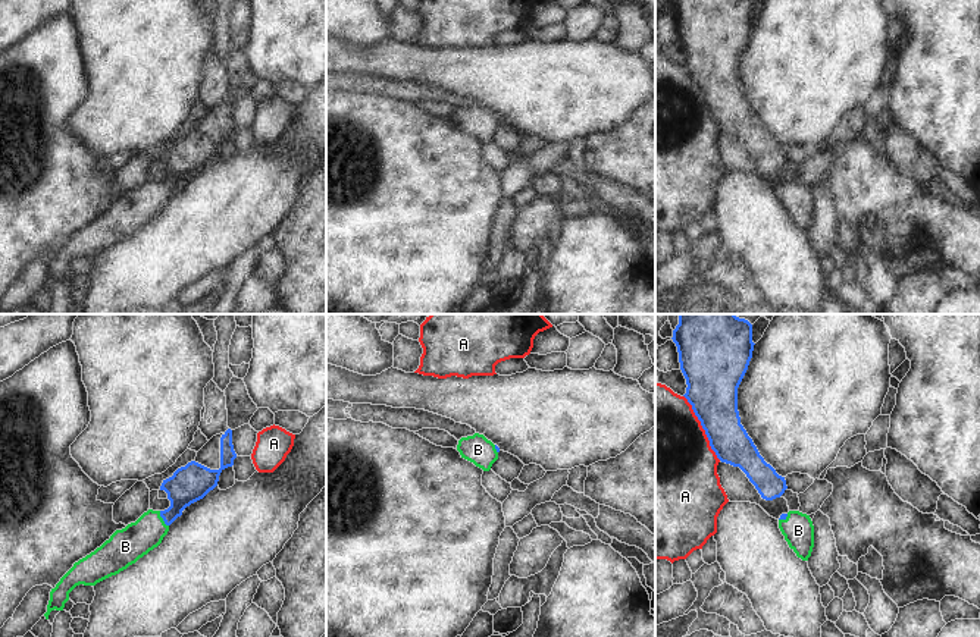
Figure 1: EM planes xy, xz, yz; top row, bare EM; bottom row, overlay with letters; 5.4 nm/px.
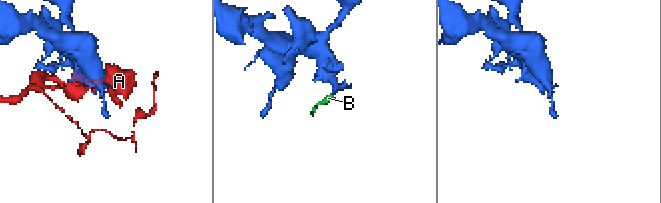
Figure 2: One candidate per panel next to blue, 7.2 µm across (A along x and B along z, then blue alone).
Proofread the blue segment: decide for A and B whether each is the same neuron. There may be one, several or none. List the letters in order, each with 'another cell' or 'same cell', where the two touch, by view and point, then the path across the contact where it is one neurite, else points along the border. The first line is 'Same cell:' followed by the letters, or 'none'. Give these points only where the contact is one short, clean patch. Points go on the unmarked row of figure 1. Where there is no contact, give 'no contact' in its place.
Same cell: B
A: another cell | yz (703, 99)
B: same cell | xy (162, 188) | across xy (190, 154), (162, 188), (137, 210)

